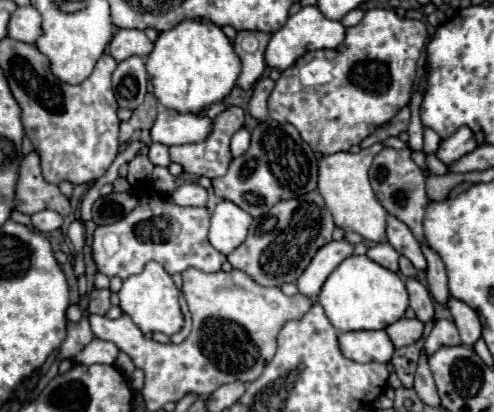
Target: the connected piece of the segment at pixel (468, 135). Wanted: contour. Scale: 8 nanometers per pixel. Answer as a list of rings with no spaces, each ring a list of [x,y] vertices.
[[[460,127],[452,137],[444,139],[440,143],[440,149],[436,153],[436,157],[446,163],[446,165],[452,165],[454,161],[458,161],[462,155],[470,153],[476,149],[476,137],[474,133],[468,129],[468,127]]]

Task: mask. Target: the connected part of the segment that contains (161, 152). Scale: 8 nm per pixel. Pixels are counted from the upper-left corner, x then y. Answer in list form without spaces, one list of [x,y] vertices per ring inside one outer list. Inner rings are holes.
[[[152,143],[150,149],[148,149],[148,159],[150,159],[154,165],[164,165],[164,167],[168,167],[168,165],[170,165],[168,147],[162,145],[162,143]]]

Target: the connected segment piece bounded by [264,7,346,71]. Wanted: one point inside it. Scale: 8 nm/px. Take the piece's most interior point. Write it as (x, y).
(306, 31)

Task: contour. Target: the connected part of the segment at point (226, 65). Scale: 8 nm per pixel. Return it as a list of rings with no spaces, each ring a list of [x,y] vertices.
[[[186,19],[158,35],[152,53],[146,57],[146,71],[154,85],[154,95],[164,107],[192,113],[222,101],[230,93],[240,75],[240,59],[218,25],[202,19]]]

